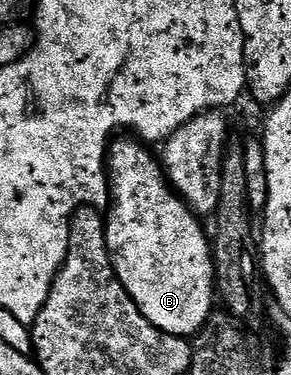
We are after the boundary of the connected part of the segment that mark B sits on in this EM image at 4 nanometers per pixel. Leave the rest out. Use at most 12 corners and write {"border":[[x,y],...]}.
{"border":[[138,138],[110,141],[107,250],[170,336],[217,304],[204,221]]}

